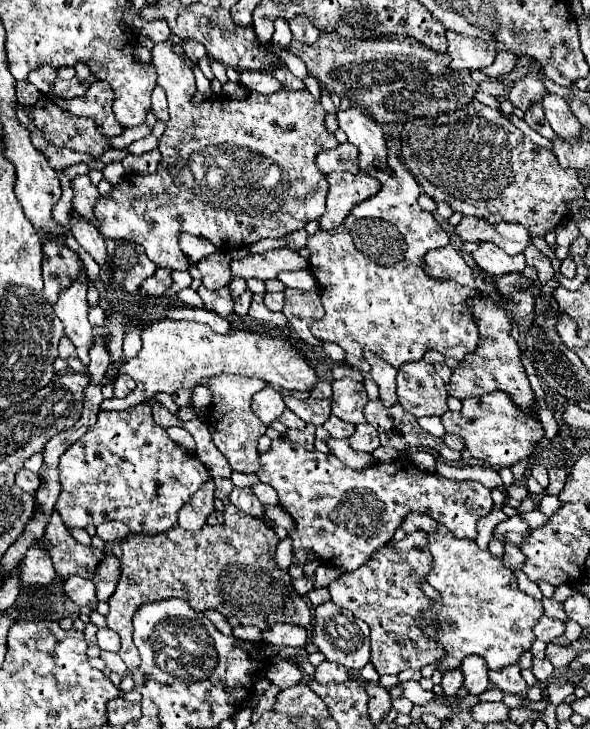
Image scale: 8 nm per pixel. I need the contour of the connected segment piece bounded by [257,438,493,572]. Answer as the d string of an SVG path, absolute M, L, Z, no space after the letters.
M277 438L271 444L271 450L261 454L261 470L257 472L259 480L263 484L271 484L277 494L283 510L287 510L297 528L289 534L293 540L293 562L305 564L305 552L315 552L321 560L331 562L347 572L363 566L367 558L379 548L383 548L395 534L395 530L401 526L403 518L411 512L427 514L433 520L447 526L451 534L457 538L477 538L477 520L481 516L487 516L491 512L493 500L491 490L485 488L479 482L461 482L461 480L447 480L441 474L427 474L421 472L409 458L397 458L393 462L377 462L373 466L367 466L363 470L351 470L347 468L339 458L333 454L323 454L319 450L303 450L301 446L295 446L293 442L285 438Z

